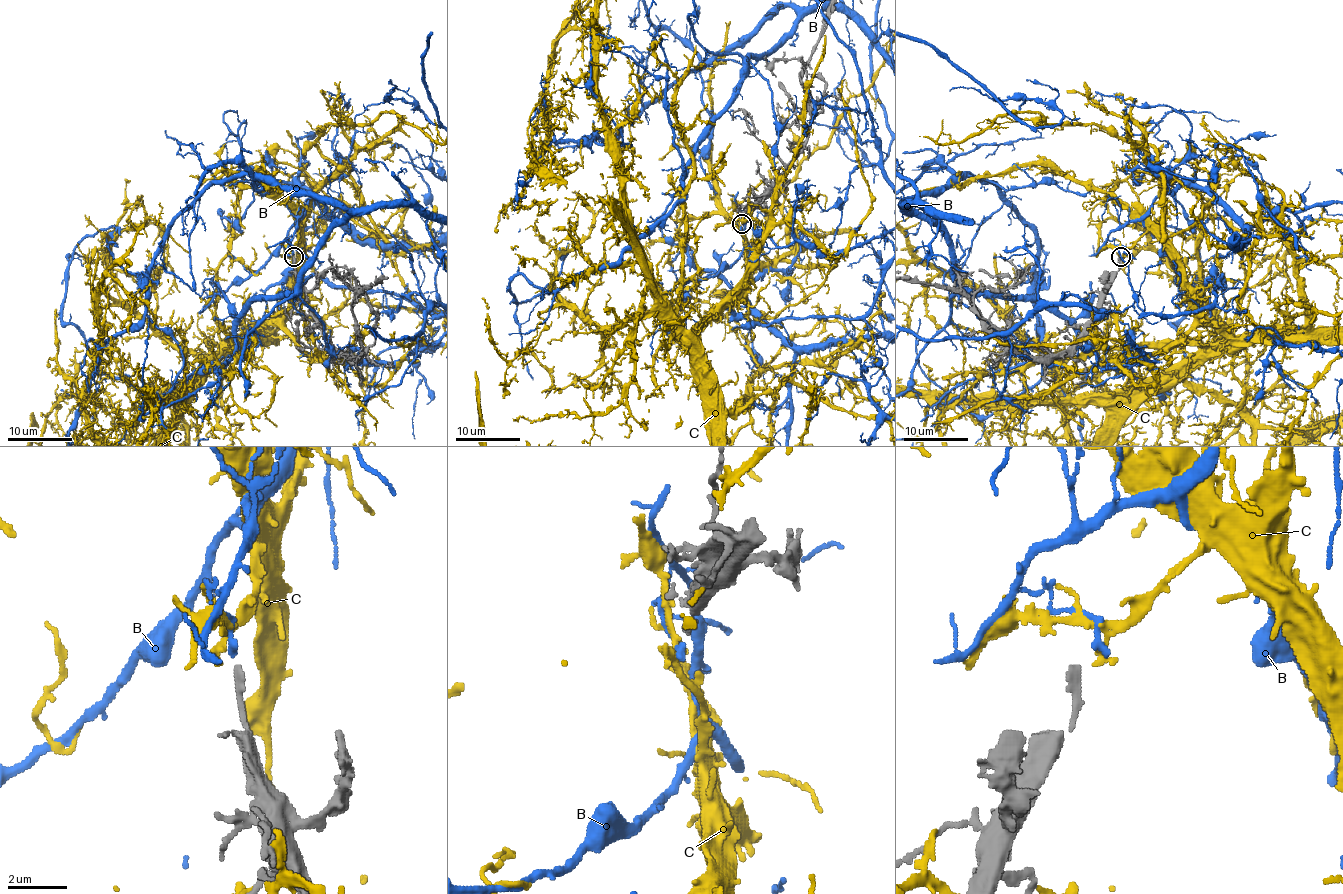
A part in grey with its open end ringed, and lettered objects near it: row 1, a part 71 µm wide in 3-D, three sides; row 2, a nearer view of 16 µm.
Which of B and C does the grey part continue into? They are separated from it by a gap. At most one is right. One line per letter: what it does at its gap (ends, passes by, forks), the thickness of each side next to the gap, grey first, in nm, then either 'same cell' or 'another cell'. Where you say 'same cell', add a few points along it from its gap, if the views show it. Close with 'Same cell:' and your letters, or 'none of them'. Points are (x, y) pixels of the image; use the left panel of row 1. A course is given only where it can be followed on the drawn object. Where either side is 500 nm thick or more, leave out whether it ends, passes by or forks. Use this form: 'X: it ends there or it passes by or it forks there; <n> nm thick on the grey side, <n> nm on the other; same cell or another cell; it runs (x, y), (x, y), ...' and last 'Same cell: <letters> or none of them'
B: it ends there; 240 nm thick on the grey side, 240 nm on the other; another cell
C: it ends there; 240 nm thick on the grey side, 220 nm on the other; another cell
Same cell: none of them

